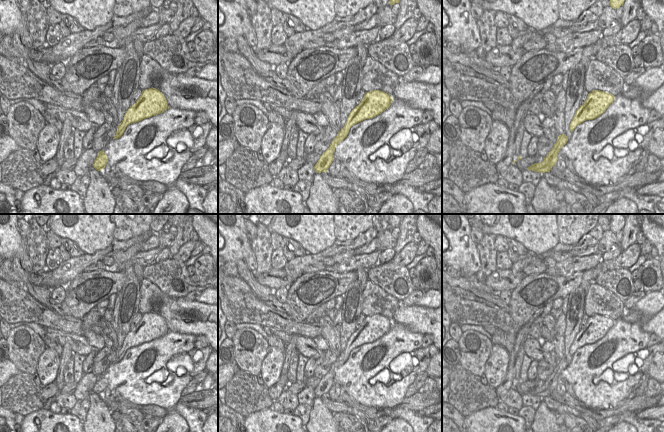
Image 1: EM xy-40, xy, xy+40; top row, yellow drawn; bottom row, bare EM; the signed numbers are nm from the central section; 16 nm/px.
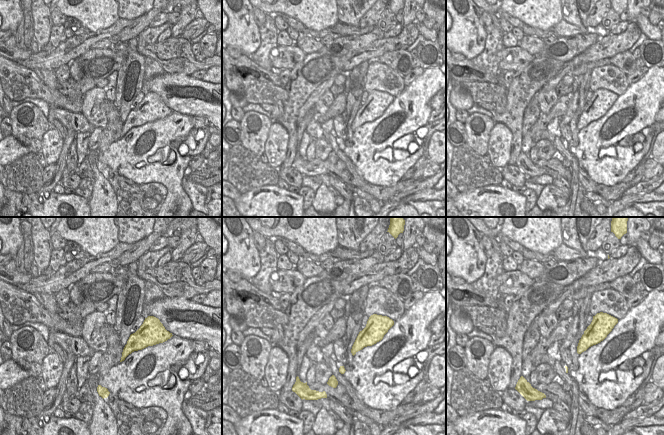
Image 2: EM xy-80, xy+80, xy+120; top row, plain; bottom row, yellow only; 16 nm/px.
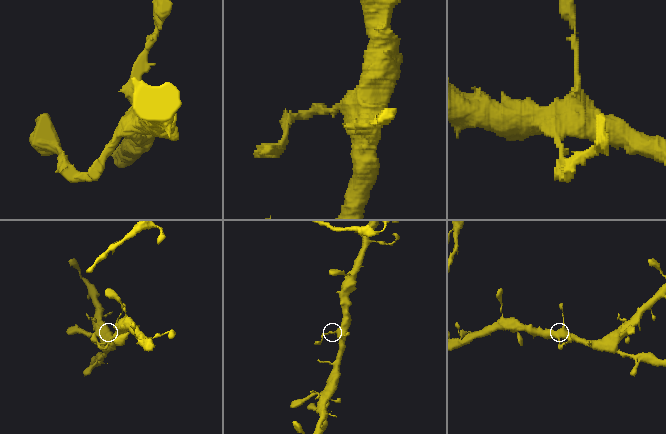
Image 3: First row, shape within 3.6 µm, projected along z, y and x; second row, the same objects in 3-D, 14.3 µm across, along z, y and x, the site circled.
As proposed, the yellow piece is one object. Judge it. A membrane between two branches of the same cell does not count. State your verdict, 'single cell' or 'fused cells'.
fused cells

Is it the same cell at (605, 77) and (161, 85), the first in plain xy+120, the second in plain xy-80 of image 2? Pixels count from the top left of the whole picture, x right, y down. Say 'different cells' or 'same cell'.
different cells

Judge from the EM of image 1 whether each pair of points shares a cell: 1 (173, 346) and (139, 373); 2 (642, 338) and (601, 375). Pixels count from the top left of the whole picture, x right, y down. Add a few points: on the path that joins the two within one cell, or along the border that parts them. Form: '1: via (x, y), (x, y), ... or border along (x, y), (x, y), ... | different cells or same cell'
1: via (165, 353), (147, 371) | same cell
2: via (630, 342), (626, 342), (605, 363) | same cell

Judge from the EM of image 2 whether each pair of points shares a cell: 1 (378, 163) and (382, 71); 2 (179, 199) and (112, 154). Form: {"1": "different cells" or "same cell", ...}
{"1": "different cells", "2": "same cell"}

